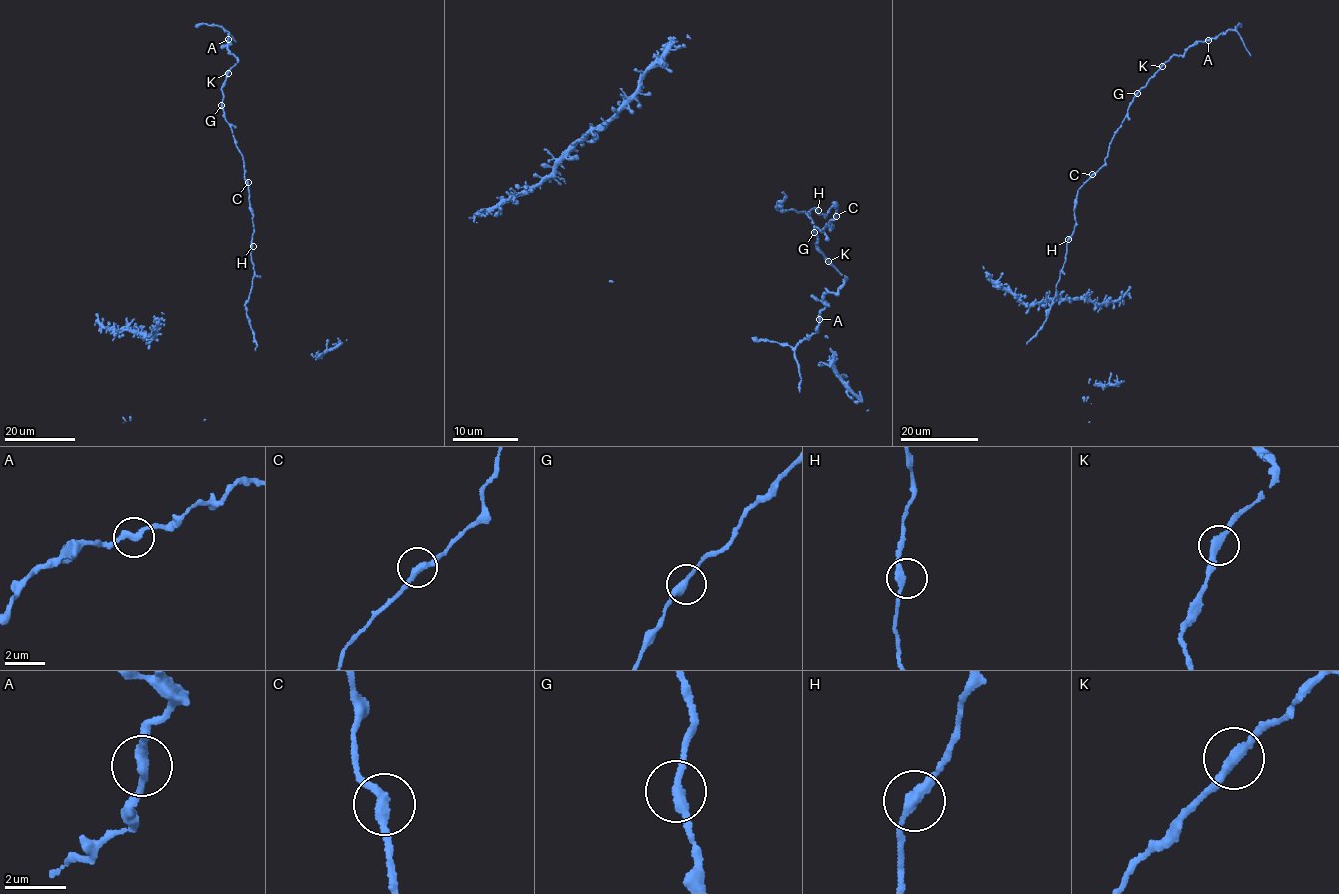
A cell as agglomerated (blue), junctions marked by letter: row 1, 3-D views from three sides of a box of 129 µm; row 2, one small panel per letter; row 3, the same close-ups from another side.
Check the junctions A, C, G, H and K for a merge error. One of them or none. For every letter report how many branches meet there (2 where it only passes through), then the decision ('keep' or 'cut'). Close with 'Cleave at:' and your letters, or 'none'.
A: branches 2; cut
C: branches 2; keep
G: branches 2; keep
H: branches 2; keep
K: branches 2; keep
Cleave at: A

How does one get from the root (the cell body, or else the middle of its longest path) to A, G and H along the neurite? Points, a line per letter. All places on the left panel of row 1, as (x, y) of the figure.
A: (251, 259), (254, 229), (249, 186), (243, 156), (222, 103), (224, 81), (238, 60), (227, 48), (229, 39)
G: (251, 259), (254, 229), (243, 156), (221, 105)
H: (251, 259), (253, 246)

